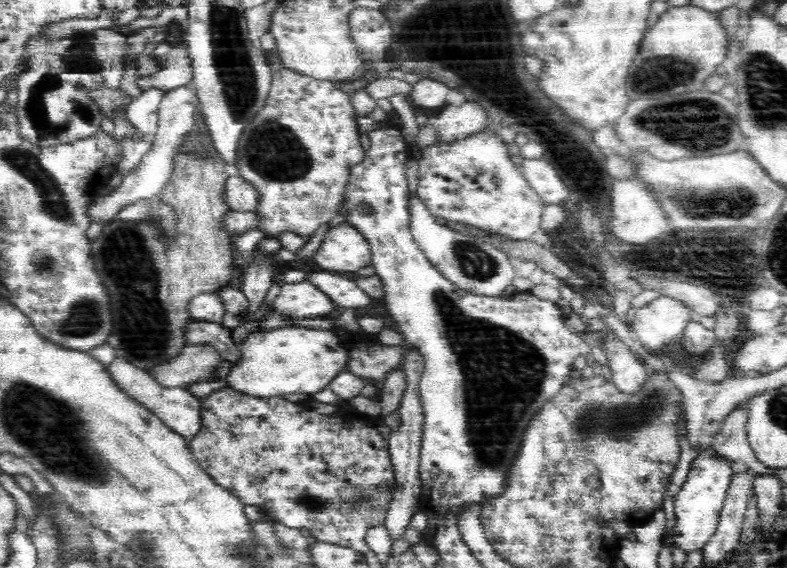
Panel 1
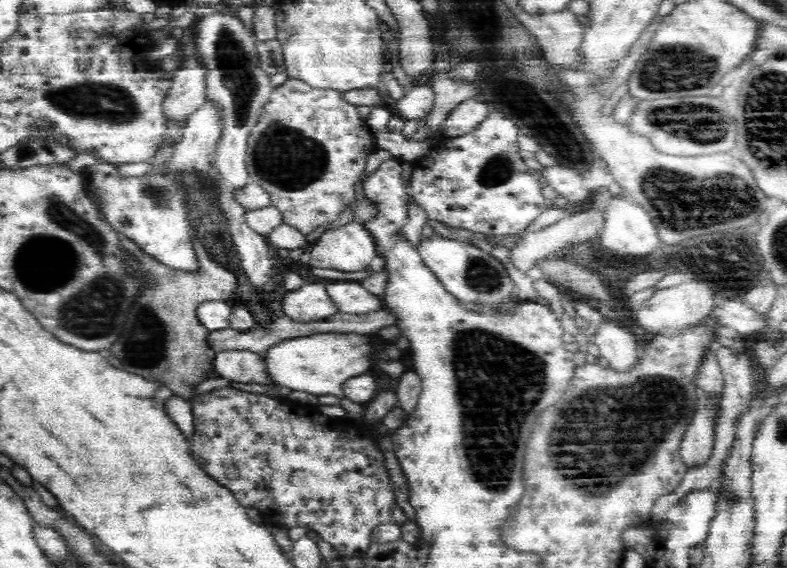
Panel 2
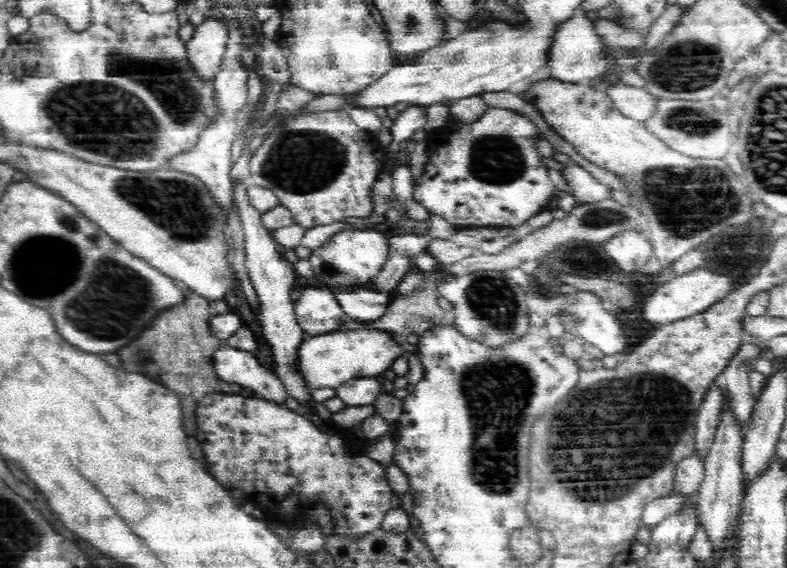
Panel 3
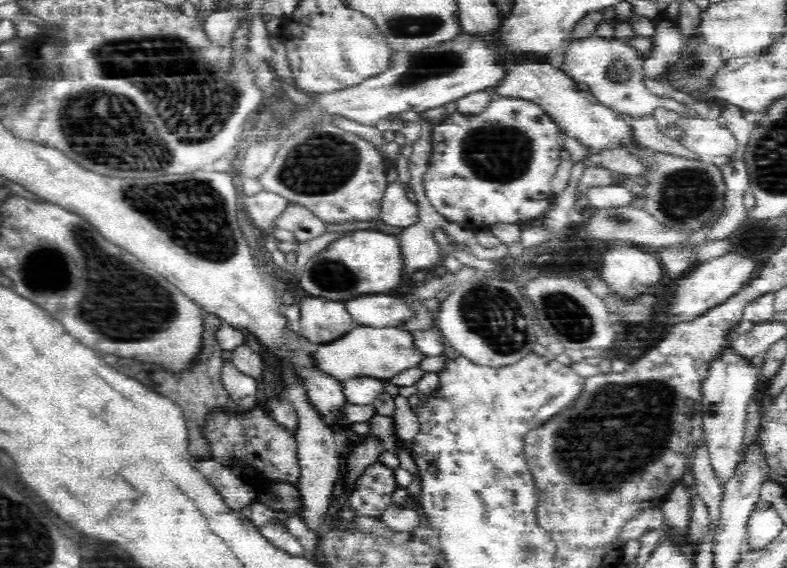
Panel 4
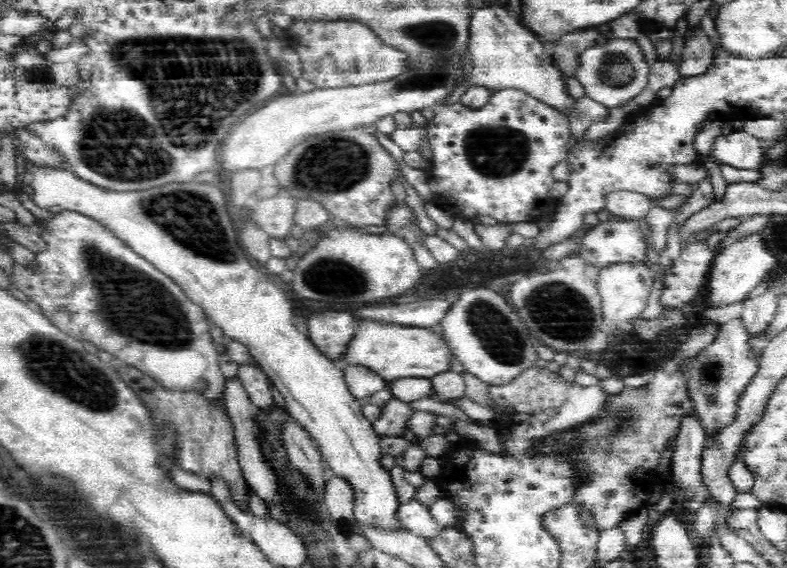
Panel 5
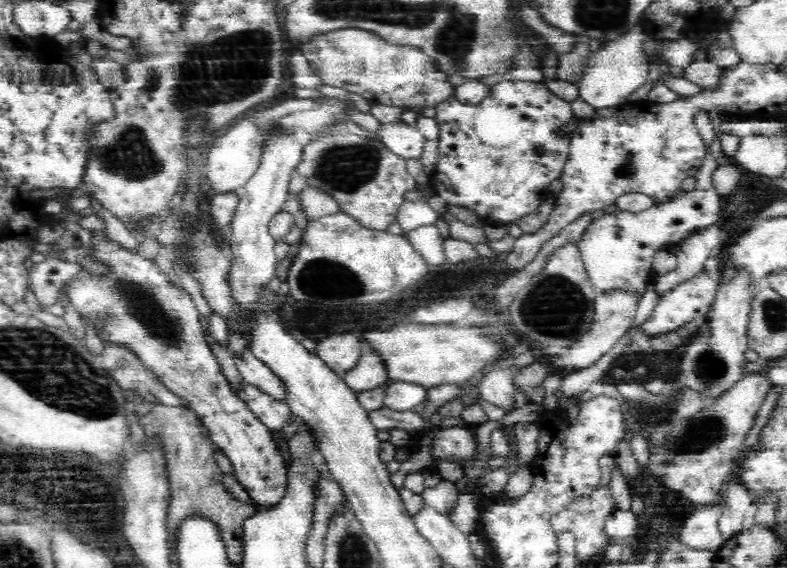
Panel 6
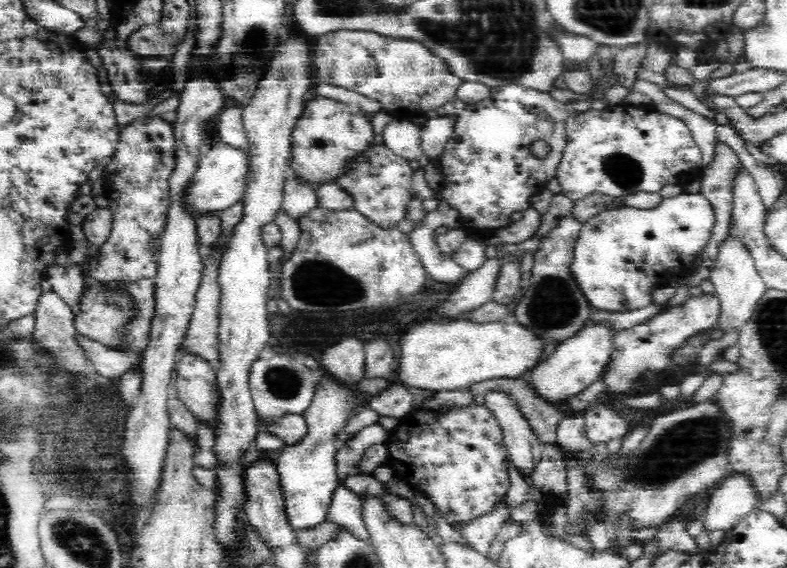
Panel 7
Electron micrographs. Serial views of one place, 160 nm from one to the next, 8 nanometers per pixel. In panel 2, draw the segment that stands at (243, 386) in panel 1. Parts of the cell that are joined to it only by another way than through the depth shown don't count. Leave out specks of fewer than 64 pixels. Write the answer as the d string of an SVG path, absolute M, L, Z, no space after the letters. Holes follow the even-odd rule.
M356 333L311 334L280 341L263 355L267 376L277 386L317 396L330 394L341 399L345 397L342 390L344 382L366 372L372 364L372 336Z

